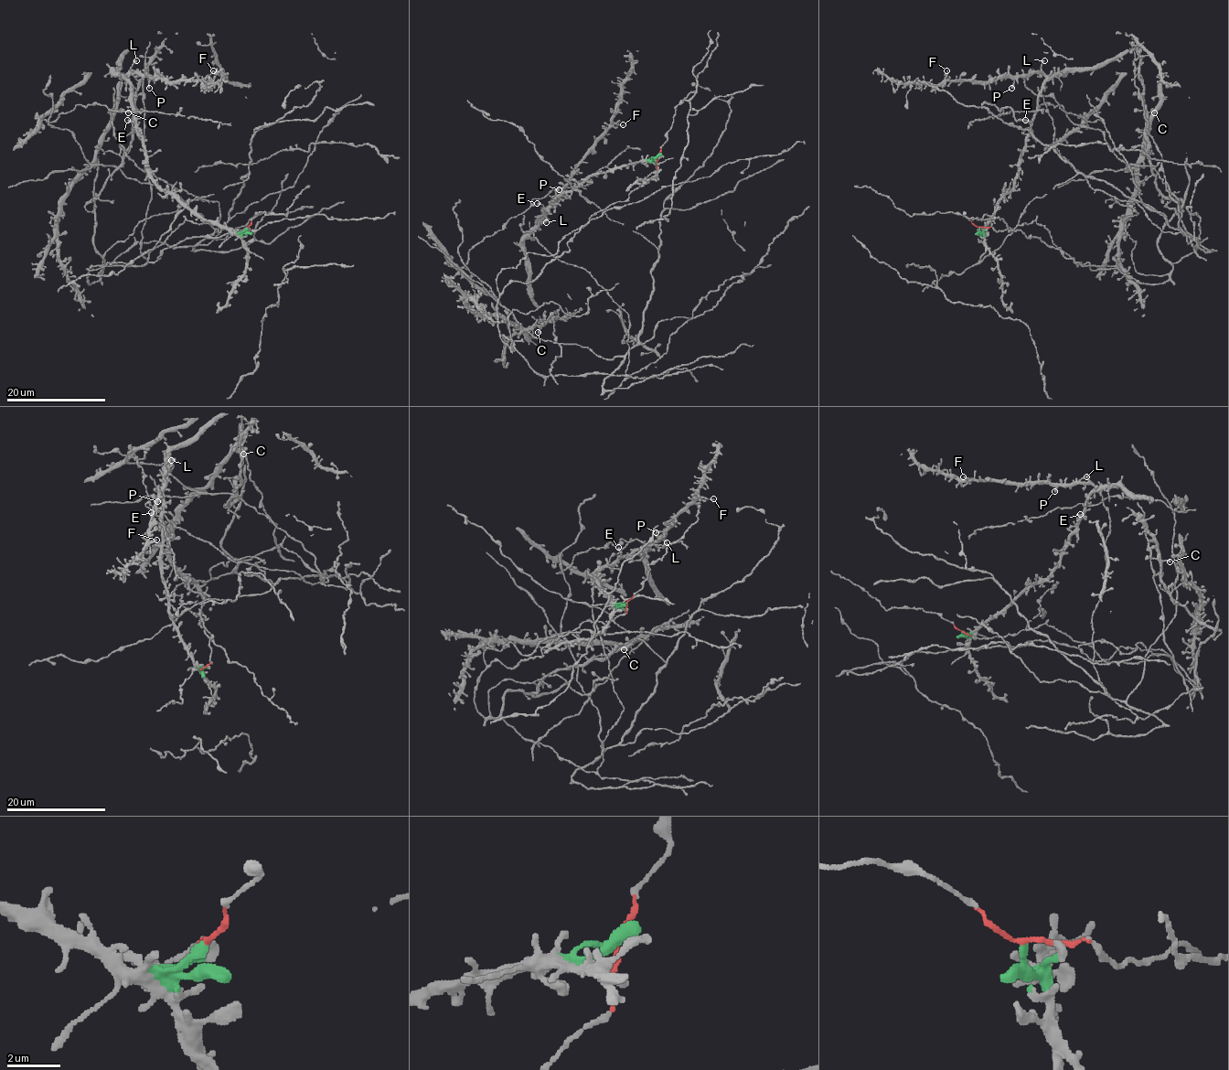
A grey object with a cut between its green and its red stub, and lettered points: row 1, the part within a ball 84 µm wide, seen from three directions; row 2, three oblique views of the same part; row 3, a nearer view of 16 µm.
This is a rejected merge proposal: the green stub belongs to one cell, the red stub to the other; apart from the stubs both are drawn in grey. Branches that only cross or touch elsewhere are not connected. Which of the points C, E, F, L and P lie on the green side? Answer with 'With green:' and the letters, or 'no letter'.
With green: E, F, L, P

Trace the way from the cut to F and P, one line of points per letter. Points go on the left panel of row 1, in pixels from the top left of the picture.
F: (247, 227), (230, 232), (203, 221), (159, 186), (137, 130), (128, 74), (204, 80), (213, 70)
P: (247, 227), (230, 232), (203, 221), (152, 177), (127, 78), (144, 74), (149, 88)

